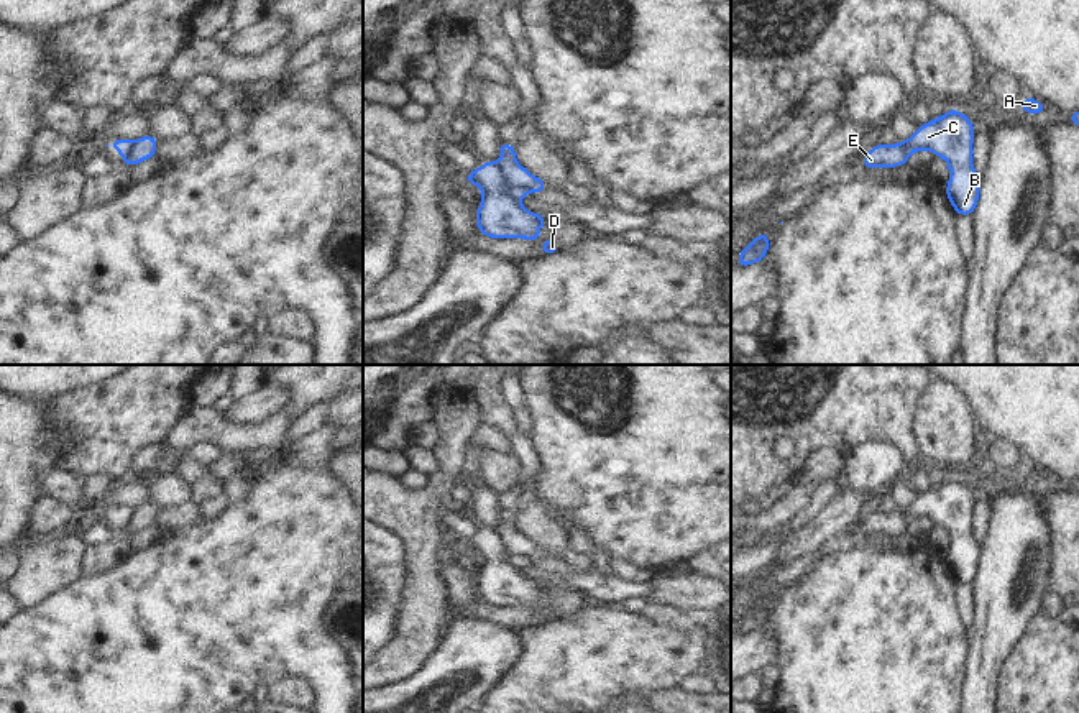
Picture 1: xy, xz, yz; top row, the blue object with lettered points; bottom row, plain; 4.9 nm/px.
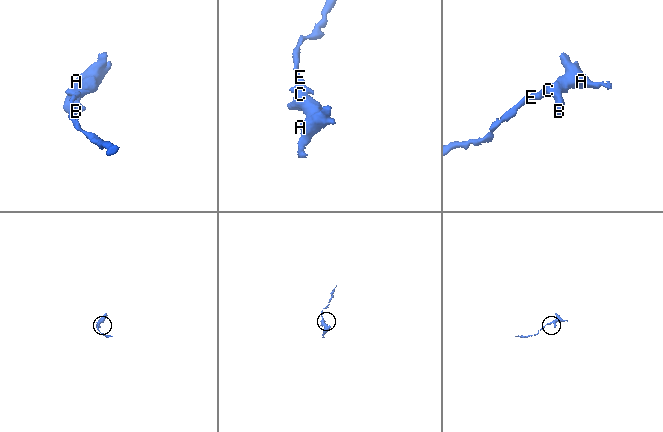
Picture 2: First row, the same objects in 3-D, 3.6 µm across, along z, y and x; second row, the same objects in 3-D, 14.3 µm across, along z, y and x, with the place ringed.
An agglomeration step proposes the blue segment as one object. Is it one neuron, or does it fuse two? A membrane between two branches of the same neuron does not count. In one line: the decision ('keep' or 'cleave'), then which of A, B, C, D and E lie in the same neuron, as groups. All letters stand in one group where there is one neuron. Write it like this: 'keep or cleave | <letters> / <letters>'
cleave | A B C D / E

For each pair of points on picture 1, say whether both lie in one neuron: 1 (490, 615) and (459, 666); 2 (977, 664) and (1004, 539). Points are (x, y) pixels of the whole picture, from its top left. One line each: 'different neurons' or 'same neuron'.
1: different neurons
2: same neuron

